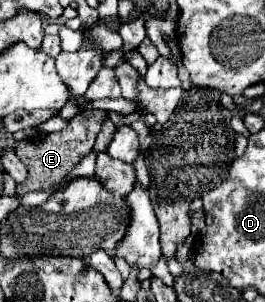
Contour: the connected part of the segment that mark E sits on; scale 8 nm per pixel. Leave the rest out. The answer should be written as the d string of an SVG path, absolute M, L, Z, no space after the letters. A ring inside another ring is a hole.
M88 109L78 113L74 119L68 121L68 127L58 131L58 133L48 133L40 141L34 139L24 139L16 143L16 155L22 159L22 163L28 169L28 179L16 187L16 193L28 193L28 191L60 191L64 189L70 179L70 171L92 151L96 135L102 129L102 123L108 121L108 111L102 109Z

